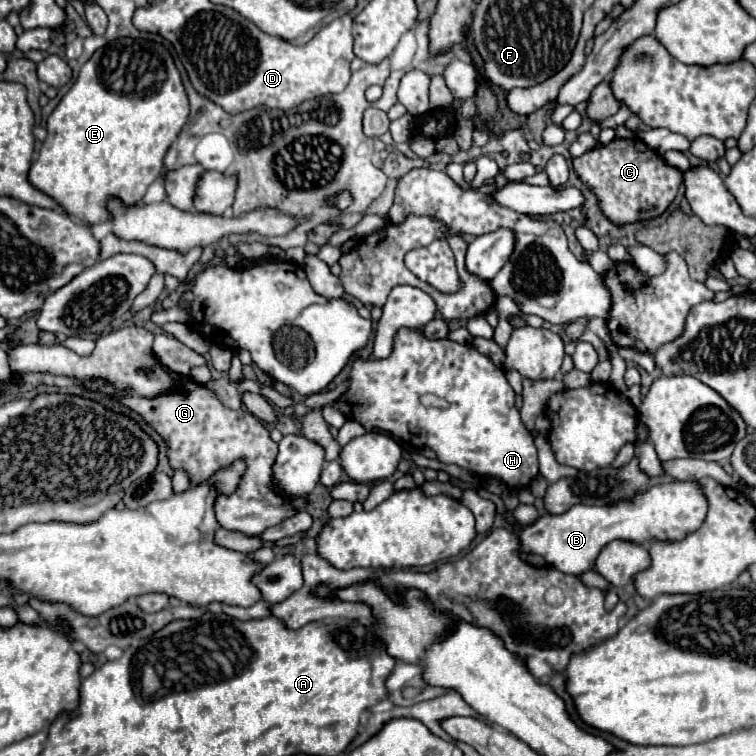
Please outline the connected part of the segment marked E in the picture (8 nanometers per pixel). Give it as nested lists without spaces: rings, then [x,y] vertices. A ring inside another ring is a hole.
[[[134,38],[114,40],[92,54],[80,68],[74,86],[50,114],[46,126],[48,136],[42,142],[38,158],[30,166],[28,182],[56,200],[68,216],[74,216],[88,226],[108,222],[108,208],[104,208],[104,204],[108,204],[112,196],[126,208],[142,202],[146,188],[160,176],[164,154],[186,124],[188,110],[188,96],[180,74],[162,44]]]

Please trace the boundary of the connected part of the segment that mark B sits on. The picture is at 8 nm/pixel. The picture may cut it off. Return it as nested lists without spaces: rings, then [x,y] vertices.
[[[670,482],[670,484],[662,484],[662,486],[652,486],[648,492],[638,494],[634,500],[630,502],[620,502],[614,506],[584,506],[584,504],[576,504],[572,506],[568,512],[564,514],[544,514],[540,516],[534,524],[530,526],[522,526],[522,530],[518,532],[518,540],[520,540],[520,552],[524,554],[538,554],[544,556],[546,562],[550,566],[554,566],[556,570],[564,572],[564,574],[582,574],[586,570],[592,570],[594,566],[594,558],[598,556],[598,552],[612,540],[622,538],[622,540],[632,540],[636,544],[644,544],[652,538],[656,540],[680,540],[686,534],[698,530],[706,518],[706,498],[700,492],[696,482]]]

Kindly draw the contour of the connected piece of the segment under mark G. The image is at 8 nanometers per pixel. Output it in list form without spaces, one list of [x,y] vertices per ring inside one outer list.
[[[154,356],[154,360],[164,368],[164,372],[168,372],[168,376],[180,382],[180,388],[160,392],[160,396],[154,398],[138,398],[124,390],[116,392],[114,398],[126,408],[138,412],[144,422],[160,434],[160,438],[168,446],[168,460],[172,470],[184,470],[190,476],[192,486],[204,484],[204,480],[210,480],[220,468],[228,468],[232,460],[244,460],[246,470],[240,478],[240,488],[236,488],[232,496],[224,496],[222,492],[218,492],[216,496],[214,512],[218,524],[226,530],[256,536],[266,528],[280,524],[280,520],[286,520],[288,516],[300,512],[294,500],[288,500],[272,486],[272,466],[276,462],[278,444],[268,436],[268,428],[262,424],[262,420],[256,420],[256,416],[246,410],[226,408],[204,384],[170,370],[166,364],[160,362],[158,356]]]

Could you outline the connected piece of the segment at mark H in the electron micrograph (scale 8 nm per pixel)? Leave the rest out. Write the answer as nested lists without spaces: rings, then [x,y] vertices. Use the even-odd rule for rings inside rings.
[[[400,328],[400,332],[396,332],[396,340],[388,358],[354,360],[348,390],[340,394],[338,400],[332,402],[332,406],[338,408],[346,418],[352,418],[354,412],[354,420],[360,422],[368,432],[378,428],[414,448],[428,446],[436,452],[442,464],[458,464],[478,476],[500,478],[510,488],[522,490],[538,474],[536,444],[514,406],[514,390],[510,388],[504,370],[498,368],[488,356],[480,354],[472,344],[458,344],[450,338],[428,340],[422,330]],[[428,392],[446,400],[448,406],[424,406],[420,402],[420,396]]]

